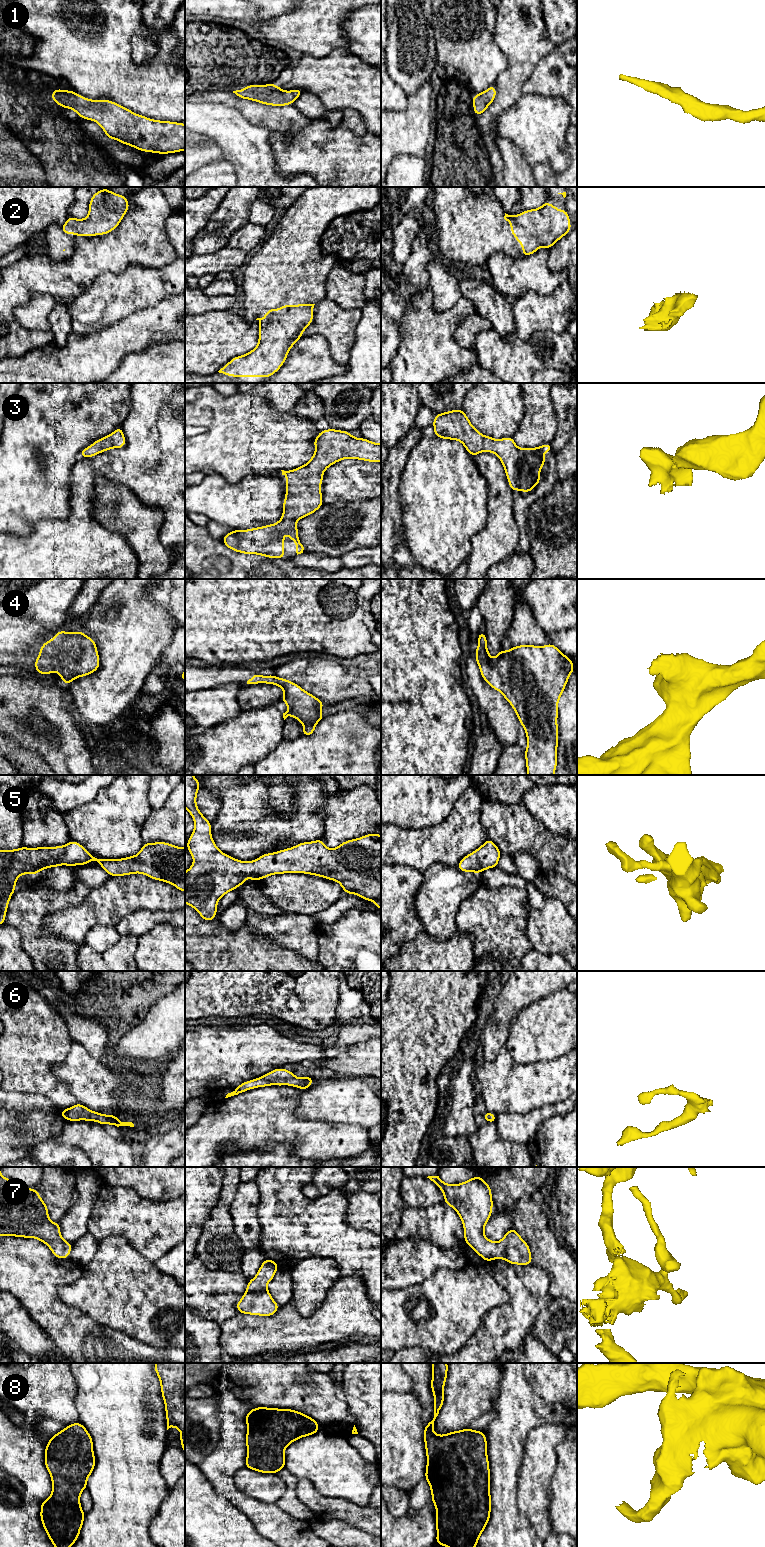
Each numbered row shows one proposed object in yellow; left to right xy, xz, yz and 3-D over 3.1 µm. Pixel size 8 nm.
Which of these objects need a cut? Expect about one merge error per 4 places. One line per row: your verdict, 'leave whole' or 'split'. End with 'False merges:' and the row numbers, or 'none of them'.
1: leave whole
2: leave whole
3: leave whole
4: leave whole
5: leave whole
6: leave whole
7: leave whole
8: leave whole
False merges: none of them

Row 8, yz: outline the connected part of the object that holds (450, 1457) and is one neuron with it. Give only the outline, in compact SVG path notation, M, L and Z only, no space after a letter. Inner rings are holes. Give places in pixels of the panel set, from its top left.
M432 1363L434 1418L424 1428L425 1479L436 1506L436 1544L476 1547L490 1519L490 1470L484 1432L465 1428L436 1435L434 1421L444 1403L447 1363Z

